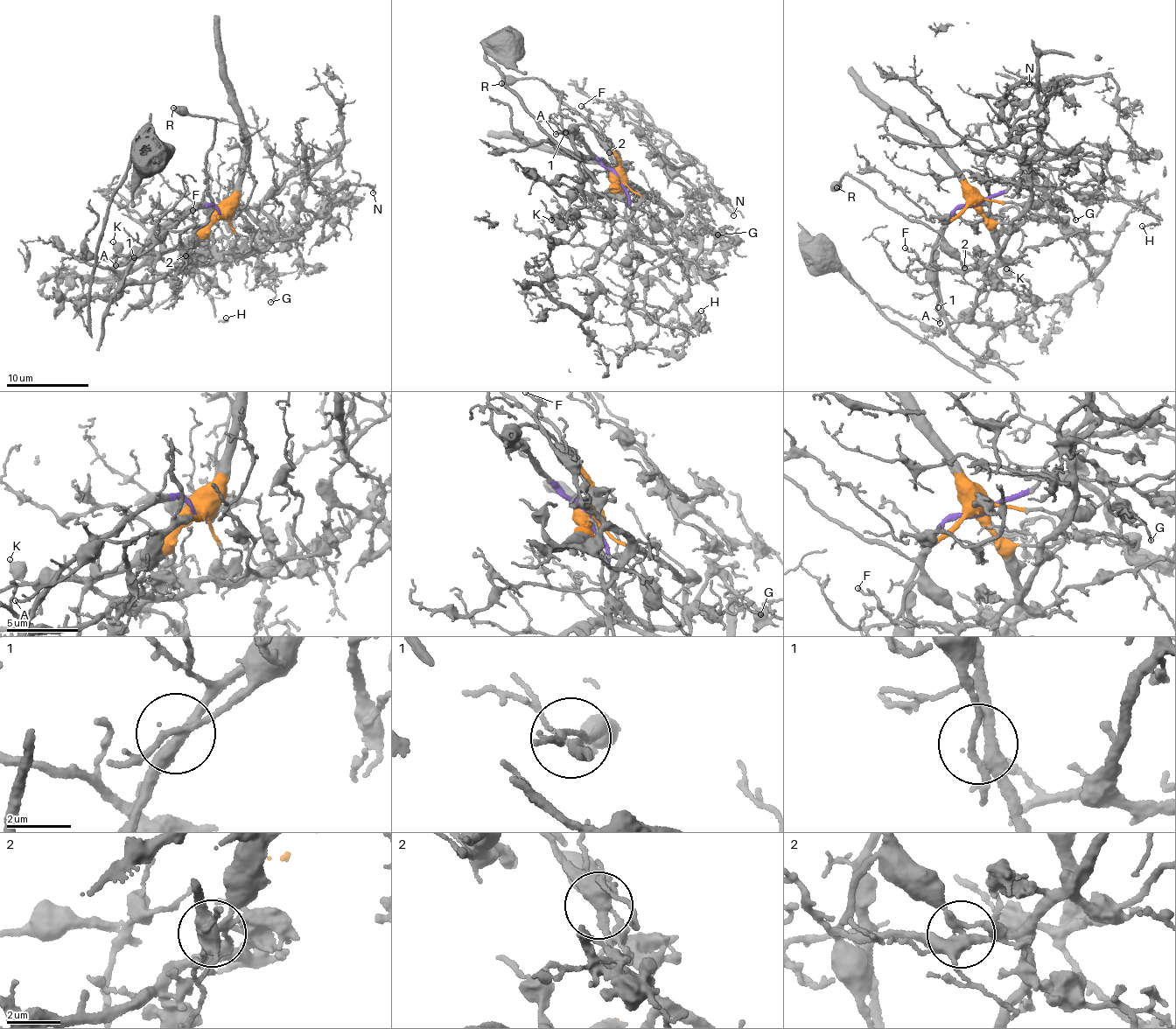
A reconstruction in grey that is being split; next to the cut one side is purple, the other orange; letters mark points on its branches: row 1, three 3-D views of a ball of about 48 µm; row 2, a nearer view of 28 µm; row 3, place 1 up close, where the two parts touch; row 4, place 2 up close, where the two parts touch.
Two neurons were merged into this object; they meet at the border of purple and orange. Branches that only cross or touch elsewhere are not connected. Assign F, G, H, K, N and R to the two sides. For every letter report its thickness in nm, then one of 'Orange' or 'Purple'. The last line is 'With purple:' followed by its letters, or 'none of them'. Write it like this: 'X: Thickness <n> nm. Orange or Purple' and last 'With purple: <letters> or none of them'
F: Thickness 170 nm. Purple
G: Thickness 130 nm. Purple
H: Thickness 110 nm. Purple
K: Thickness 440 nm. Orange
N: Thickness 190 nm. Purple
R: Thickness 650 nm. Orange
With purple: F, G, H, N

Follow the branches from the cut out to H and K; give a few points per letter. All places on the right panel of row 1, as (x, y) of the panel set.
H: (976, 206), (1009, 186), (1041, 150), (1031, 164), (1034, 172), (1074, 199), (1113, 199), (1163, 220), (1143, 225)
K: (976, 206), (982, 206), (988, 219), (998, 254), (990, 270), (1004, 277), (1007, 276), (1006, 269)

